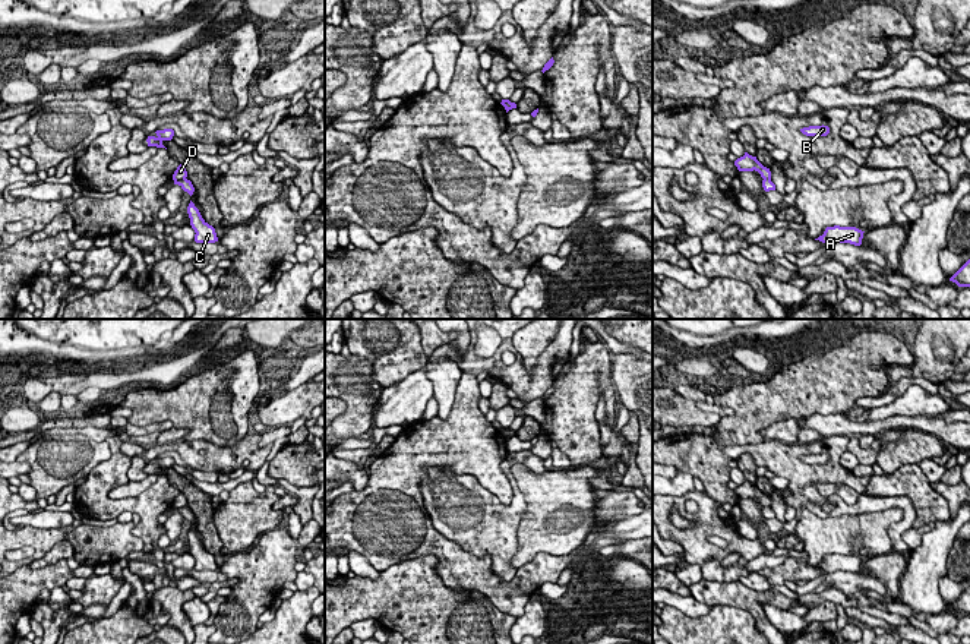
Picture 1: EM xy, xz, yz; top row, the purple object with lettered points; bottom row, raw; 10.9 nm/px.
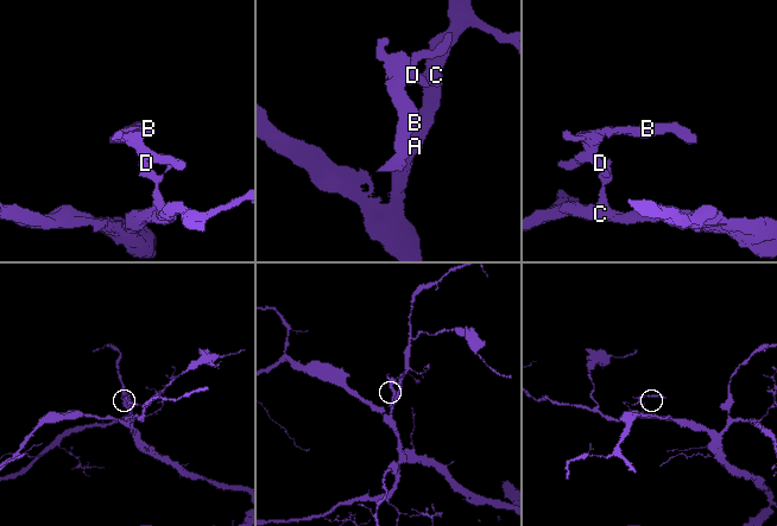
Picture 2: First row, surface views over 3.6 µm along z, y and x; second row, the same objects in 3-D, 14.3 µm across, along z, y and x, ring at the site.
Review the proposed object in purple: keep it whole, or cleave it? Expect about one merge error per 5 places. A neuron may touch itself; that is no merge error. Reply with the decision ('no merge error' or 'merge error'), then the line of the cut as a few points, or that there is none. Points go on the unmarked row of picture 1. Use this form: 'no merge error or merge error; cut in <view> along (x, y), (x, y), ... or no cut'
merge error; cut in xy along (185, 505), (174, 508)

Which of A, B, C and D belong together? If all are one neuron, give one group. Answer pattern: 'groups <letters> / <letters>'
groups A C / B D

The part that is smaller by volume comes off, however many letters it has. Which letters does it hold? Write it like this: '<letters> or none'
B, D

